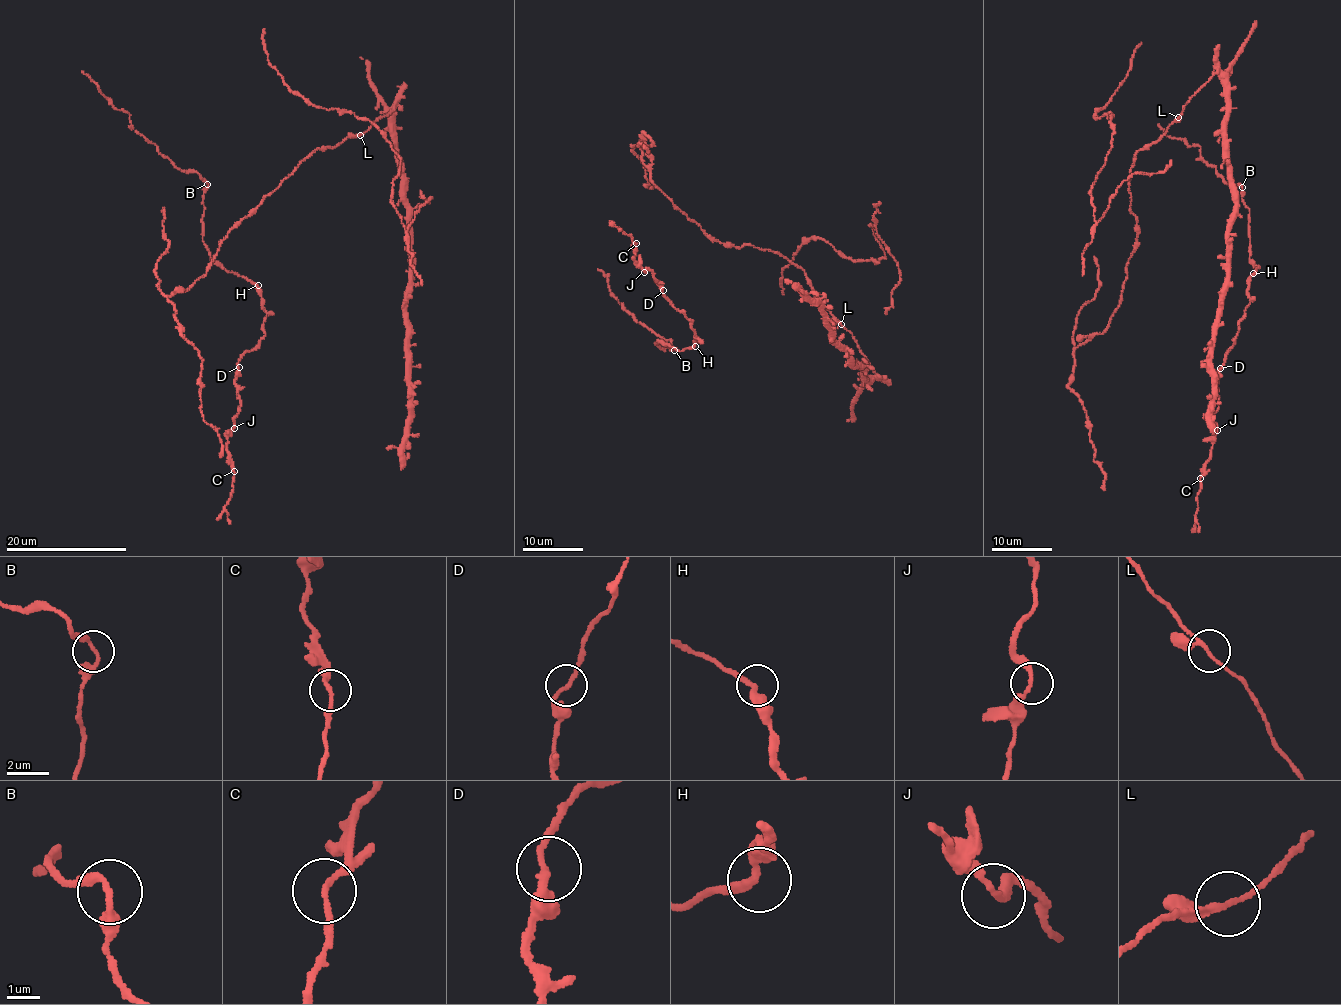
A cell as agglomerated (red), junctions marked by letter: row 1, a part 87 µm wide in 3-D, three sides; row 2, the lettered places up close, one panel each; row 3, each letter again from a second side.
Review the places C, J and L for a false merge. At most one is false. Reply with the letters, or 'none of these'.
none of these

